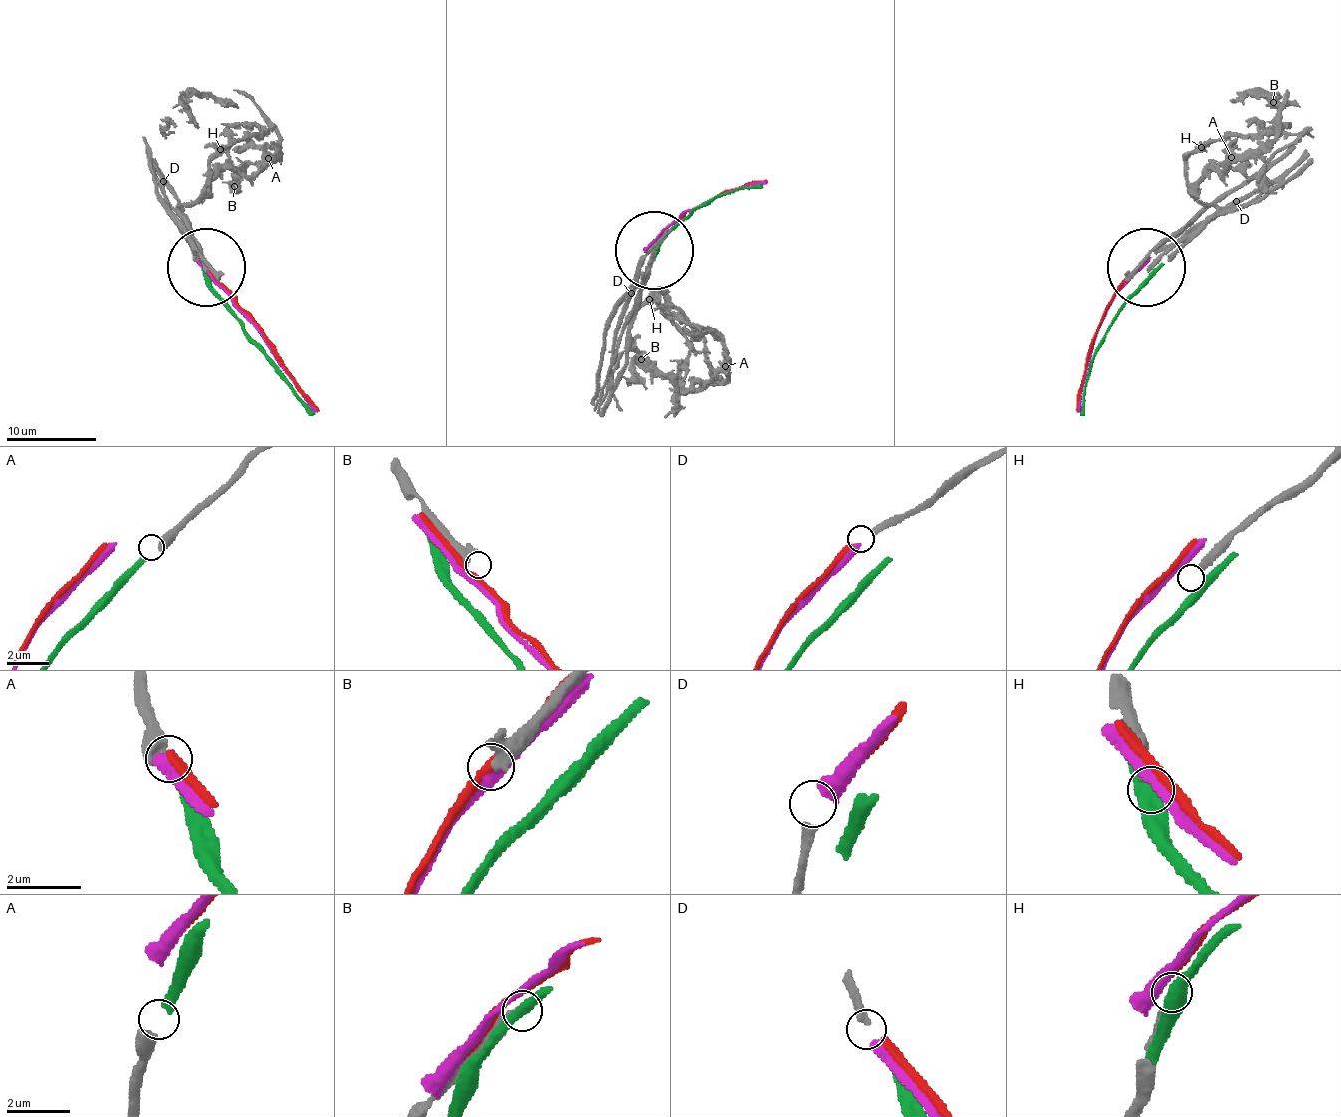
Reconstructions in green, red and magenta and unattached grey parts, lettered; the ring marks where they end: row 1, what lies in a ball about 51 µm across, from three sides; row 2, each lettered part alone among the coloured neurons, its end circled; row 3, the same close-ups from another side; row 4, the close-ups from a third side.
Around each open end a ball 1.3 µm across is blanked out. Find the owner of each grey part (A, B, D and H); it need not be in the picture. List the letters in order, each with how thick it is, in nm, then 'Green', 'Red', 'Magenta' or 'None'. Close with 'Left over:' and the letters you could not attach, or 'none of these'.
A: Thickness 480 nm. Green
B: Thickness 500 nm. None
D: Thickness 260 nm. Magenta
H: Thickness 360 nm. None
Left over: B, H

